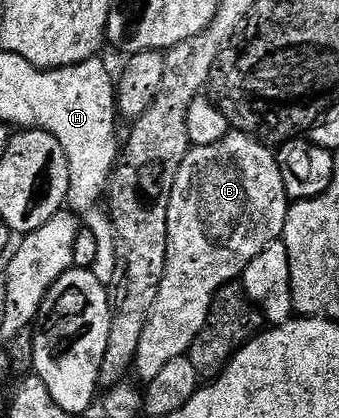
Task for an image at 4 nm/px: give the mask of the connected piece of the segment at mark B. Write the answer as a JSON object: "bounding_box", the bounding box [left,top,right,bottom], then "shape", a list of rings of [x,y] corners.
{"bounding_box":[133,130,288,382],"shape":[[[231,130],[217,142],[188,148],[181,162],[181,170],[177,170],[169,198],[165,274],[161,278],[151,319],[141,334],[141,343],[137,346],[133,365],[134,374],[139,375],[143,382],[157,378],[157,374],[161,374],[161,370],[173,362],[173,358],[181,358],[190,353],[197,334],[201,334],[201,326],[205,326],[209,318],[217,290],[221,290],[225,284],[238,281],[245,266],[249,266],[249,262],[253,262],[253,258],[257,258],[265,246],[282,237],[288,207],[278,155],[248,132]]]}

